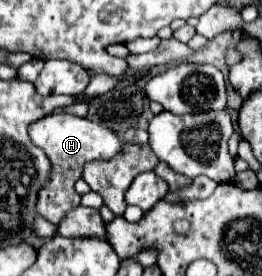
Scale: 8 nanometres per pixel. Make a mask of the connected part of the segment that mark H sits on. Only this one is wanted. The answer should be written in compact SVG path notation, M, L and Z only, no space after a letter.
M55 112L41 118L29 128L29 136L35 146L45 150L45 154L53 164L51 182L47 182L47 186L39 192L39 204L37 204L39 214L53 224L59 224L67 216L67 212L79 206L81 196L75 192L75 182L81 178L83 166L91 160L111 160L123 148L119 136L113 130L67 112Z

